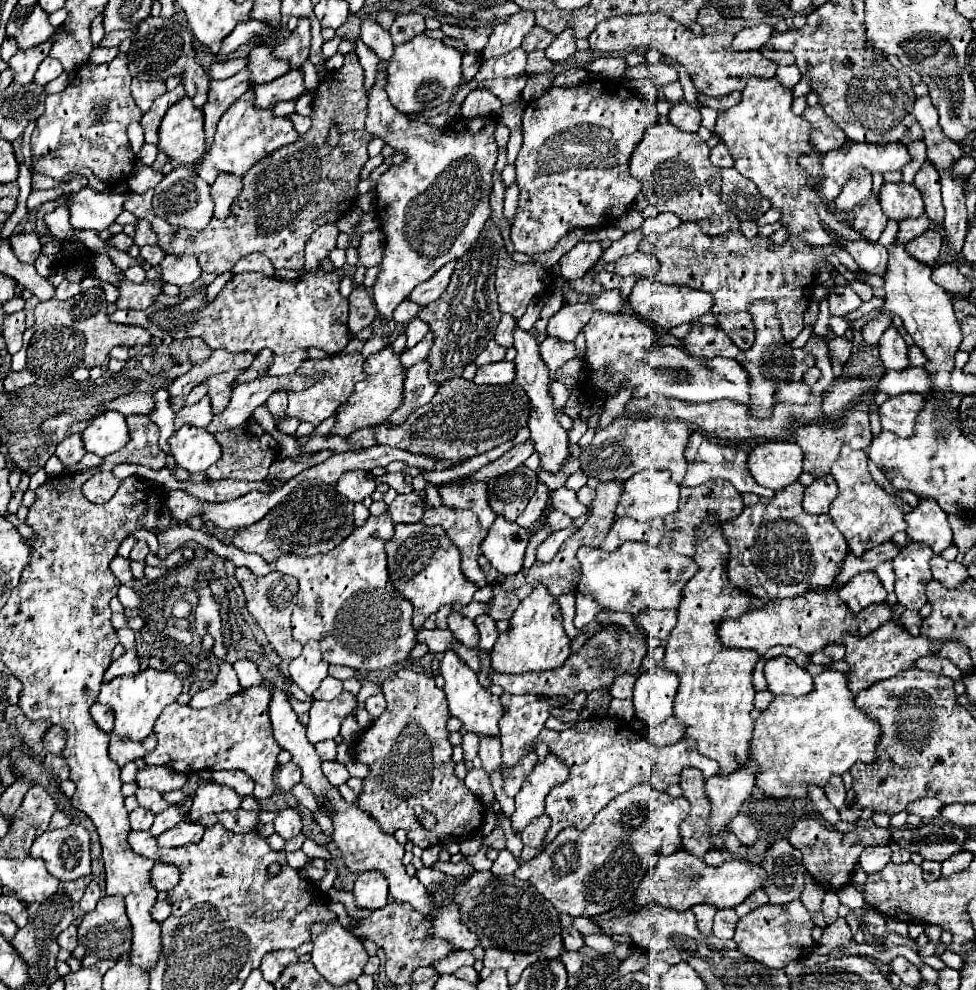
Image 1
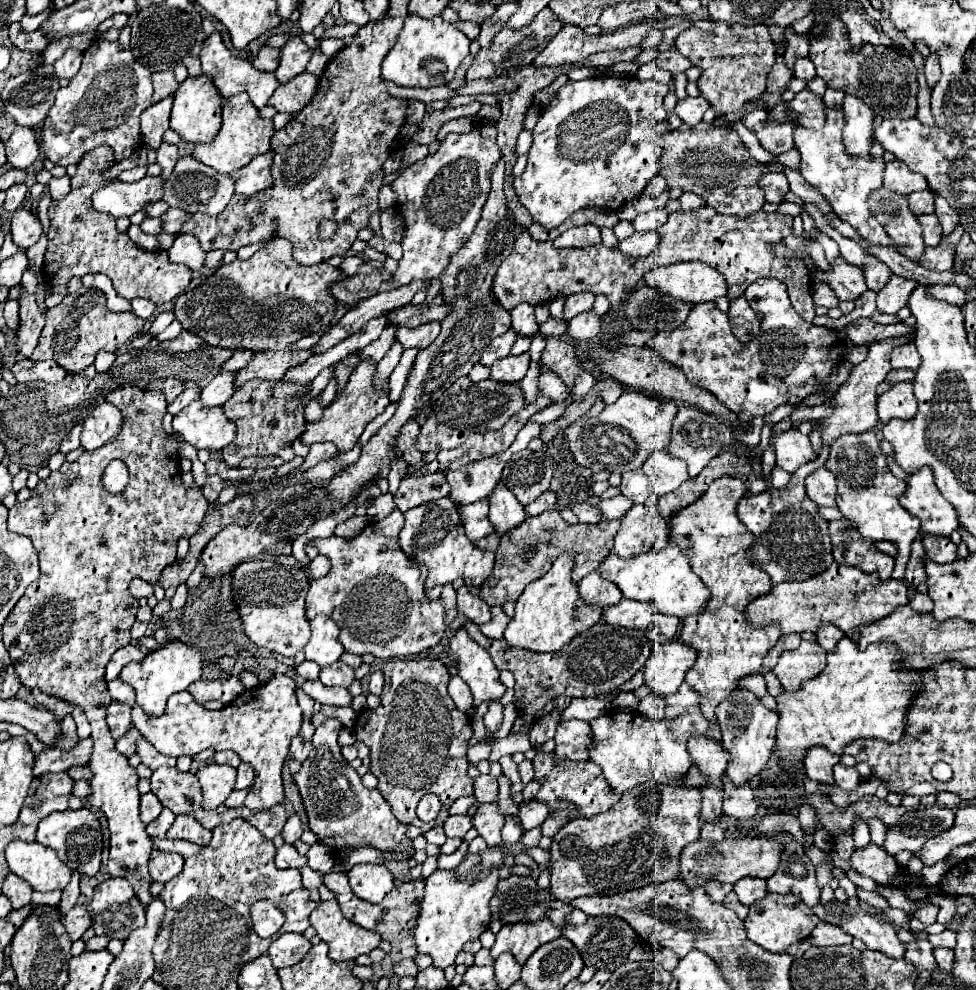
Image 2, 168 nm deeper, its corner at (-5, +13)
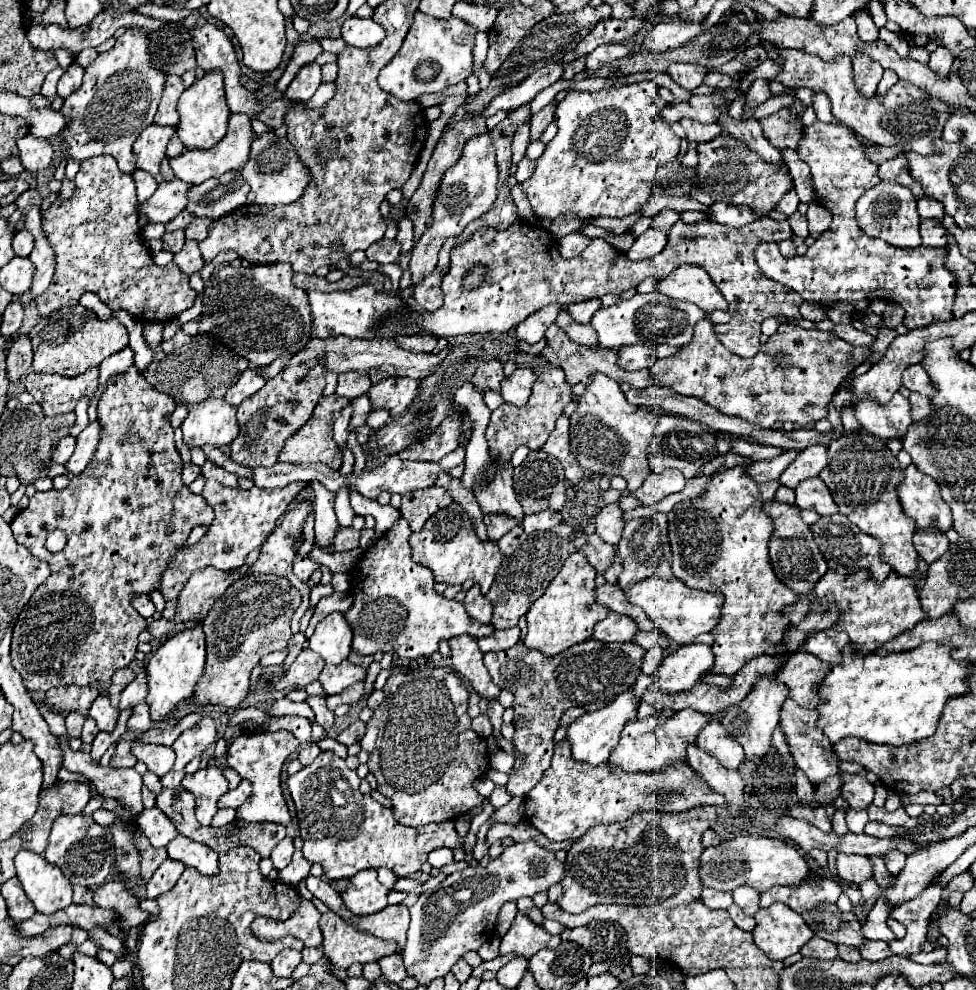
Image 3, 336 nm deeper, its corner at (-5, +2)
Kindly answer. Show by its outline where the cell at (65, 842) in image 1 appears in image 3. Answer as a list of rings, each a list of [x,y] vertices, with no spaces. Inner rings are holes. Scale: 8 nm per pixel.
[[[62,815],[52,825],[44,859],[58,865],[72,885],[78,883],[84,887],[100,887],[108,879],[112,867],[108,833],[104,827],[94,823],[90,815]]]

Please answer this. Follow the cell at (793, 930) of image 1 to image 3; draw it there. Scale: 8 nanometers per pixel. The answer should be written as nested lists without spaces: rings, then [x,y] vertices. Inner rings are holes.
[[[772,903],[768,909],[760,909],[754,919],[754,945],[774,961],[784,961],[798,953],[814,937],[802,915],[784,903]]]

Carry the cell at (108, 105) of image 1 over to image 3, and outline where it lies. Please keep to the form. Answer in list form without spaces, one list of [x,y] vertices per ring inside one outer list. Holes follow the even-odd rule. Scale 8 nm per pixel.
[[[126,29],[110,51],[100,53],[86,67],[82,87],[66,97],[62,105],[66,125],[58,137],[64,161],[84,161],[98,155],[112,155],[122,173],[132,173],[136,169],[132,143],[144,127],[152,125],[166,79],[164,73],[154,71],[150,65],[146,43],[144,29]]]

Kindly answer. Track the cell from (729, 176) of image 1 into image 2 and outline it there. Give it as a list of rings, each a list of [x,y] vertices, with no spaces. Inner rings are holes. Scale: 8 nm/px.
[[[772,172],[772,174],[762,176],[760,186],[766,192],[766,202],[774,202],[774,204],[784,202],[784,196],[790,192],[788,180],[786,180],[786,176],[782,172]]]

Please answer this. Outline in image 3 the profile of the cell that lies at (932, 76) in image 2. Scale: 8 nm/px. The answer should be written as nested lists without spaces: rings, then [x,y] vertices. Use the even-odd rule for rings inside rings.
[[[940,47],[940,49],[936,49],[932,55],[930,55],[930,69],[936,73],[936,75],[948,75],[948,71],[950,71],[950,67],[952,67],[952,61],[954,61],[954,57],[950,55],[950,51],[948,49],[944,49],[944,47]]]

